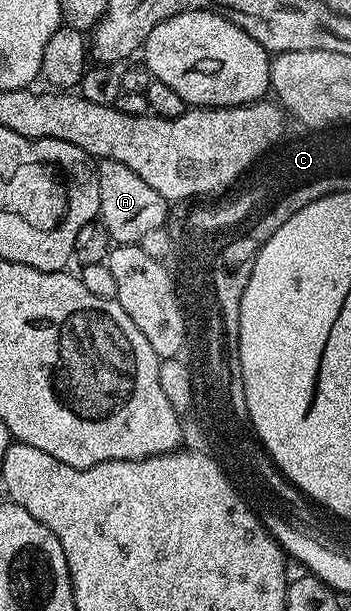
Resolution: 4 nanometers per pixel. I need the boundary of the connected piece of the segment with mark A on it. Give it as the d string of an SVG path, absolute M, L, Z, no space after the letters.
M112 158L102 159L97 166L99 172L99 218L105 224L112 243L138 244L145 232L164 225L169 213L169 203L149 188L137 172L125 168L125 164L117 164Z

